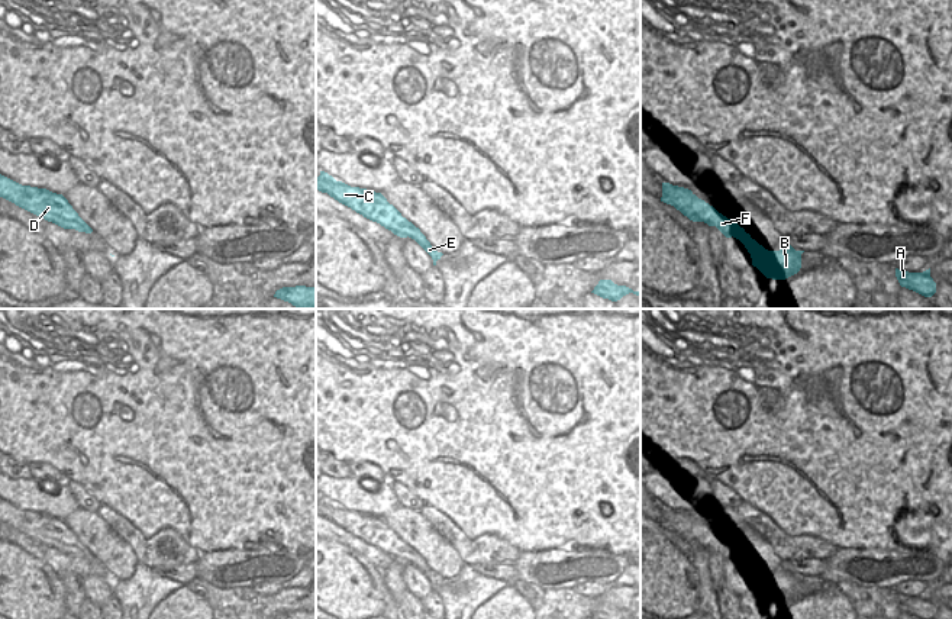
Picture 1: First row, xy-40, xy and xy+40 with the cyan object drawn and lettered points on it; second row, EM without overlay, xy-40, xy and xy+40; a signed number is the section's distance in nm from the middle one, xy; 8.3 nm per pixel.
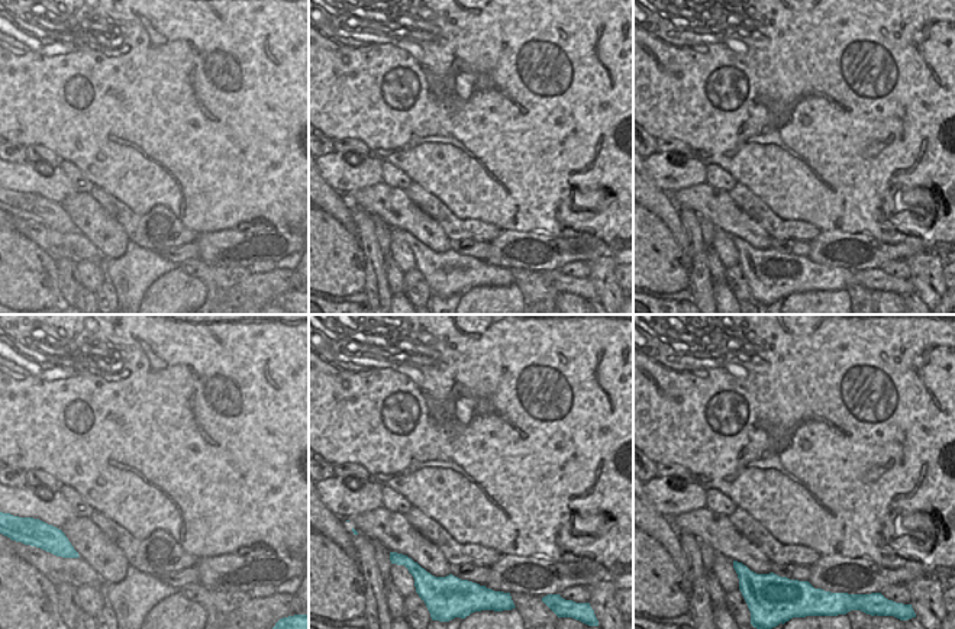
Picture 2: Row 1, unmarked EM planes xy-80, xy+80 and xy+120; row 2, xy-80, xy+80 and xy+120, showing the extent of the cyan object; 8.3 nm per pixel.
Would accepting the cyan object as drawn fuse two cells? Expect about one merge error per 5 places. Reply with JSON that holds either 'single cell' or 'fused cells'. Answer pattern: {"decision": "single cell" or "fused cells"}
{"decision": "single cell"}

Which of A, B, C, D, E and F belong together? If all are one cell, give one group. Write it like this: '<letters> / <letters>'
A B C D E F

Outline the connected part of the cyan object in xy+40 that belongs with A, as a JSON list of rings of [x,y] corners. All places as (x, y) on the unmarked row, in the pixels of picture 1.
[[[895,593],[895,602],[901,612],[913,615],[919,619],[936,618],[936,607],[930,602],[930,593],[923,597],[909,597],[906,594]]]

